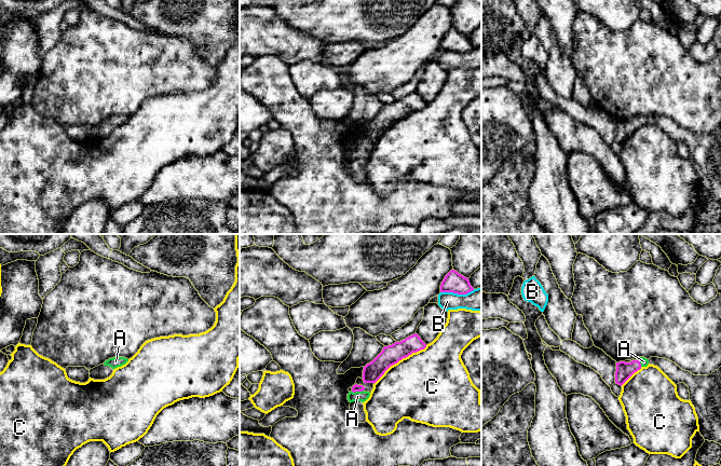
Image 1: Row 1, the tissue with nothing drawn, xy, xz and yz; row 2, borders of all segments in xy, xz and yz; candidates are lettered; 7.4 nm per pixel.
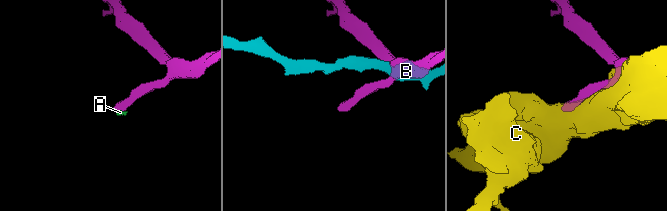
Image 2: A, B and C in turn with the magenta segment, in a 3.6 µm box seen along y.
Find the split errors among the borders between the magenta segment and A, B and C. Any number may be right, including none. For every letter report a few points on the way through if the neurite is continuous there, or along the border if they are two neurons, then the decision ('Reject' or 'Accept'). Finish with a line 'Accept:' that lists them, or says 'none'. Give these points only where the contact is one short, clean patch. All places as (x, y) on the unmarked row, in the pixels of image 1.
A: Path across: xz (355, 146), (357, 149), (357, 154). Accept
B: Reject
C: Reject
Accept: A

